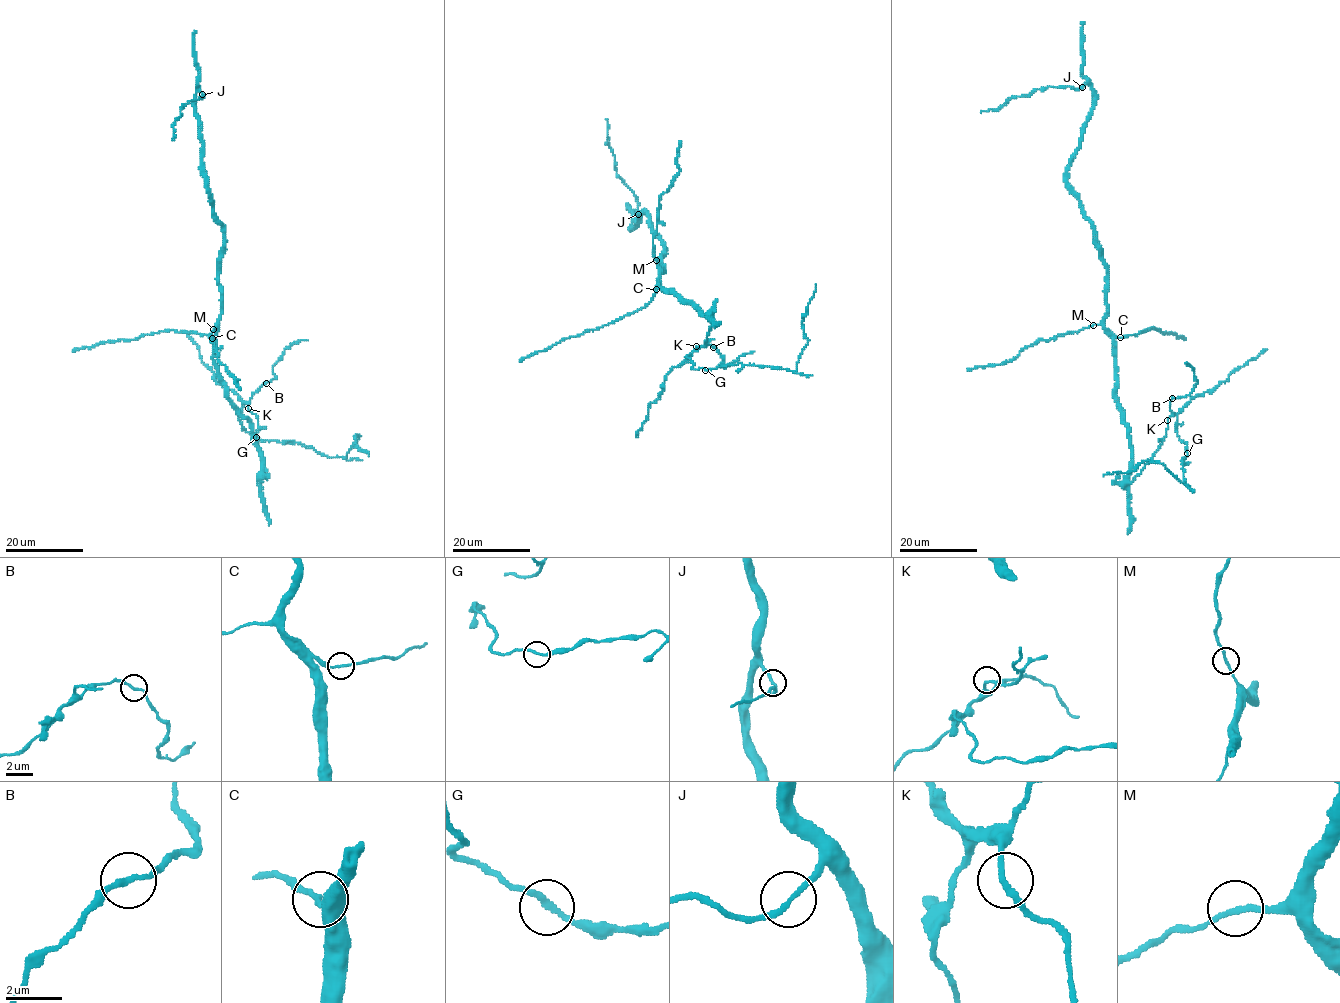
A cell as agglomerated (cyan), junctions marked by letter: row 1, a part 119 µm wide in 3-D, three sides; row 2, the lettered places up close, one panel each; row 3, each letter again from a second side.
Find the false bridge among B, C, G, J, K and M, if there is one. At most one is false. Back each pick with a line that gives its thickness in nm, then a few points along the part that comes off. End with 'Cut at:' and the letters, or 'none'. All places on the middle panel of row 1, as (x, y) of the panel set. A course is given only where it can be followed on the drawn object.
J: calibre 190 nm; course (638, 214), (637, 197), (617, 174), (606, 119)
Cut at: J

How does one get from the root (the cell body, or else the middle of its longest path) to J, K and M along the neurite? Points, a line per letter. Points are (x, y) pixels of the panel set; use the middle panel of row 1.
J: (669, 290), (658, 285), (664, 246), (644, 211), (630, 227), (638, 214)
K: (669, 290), (691, 303), (699, 313), (711, 316), (706, 346), (696, 346)
M: (669, 290), (658, 285), (660, 269), (656, 260)

